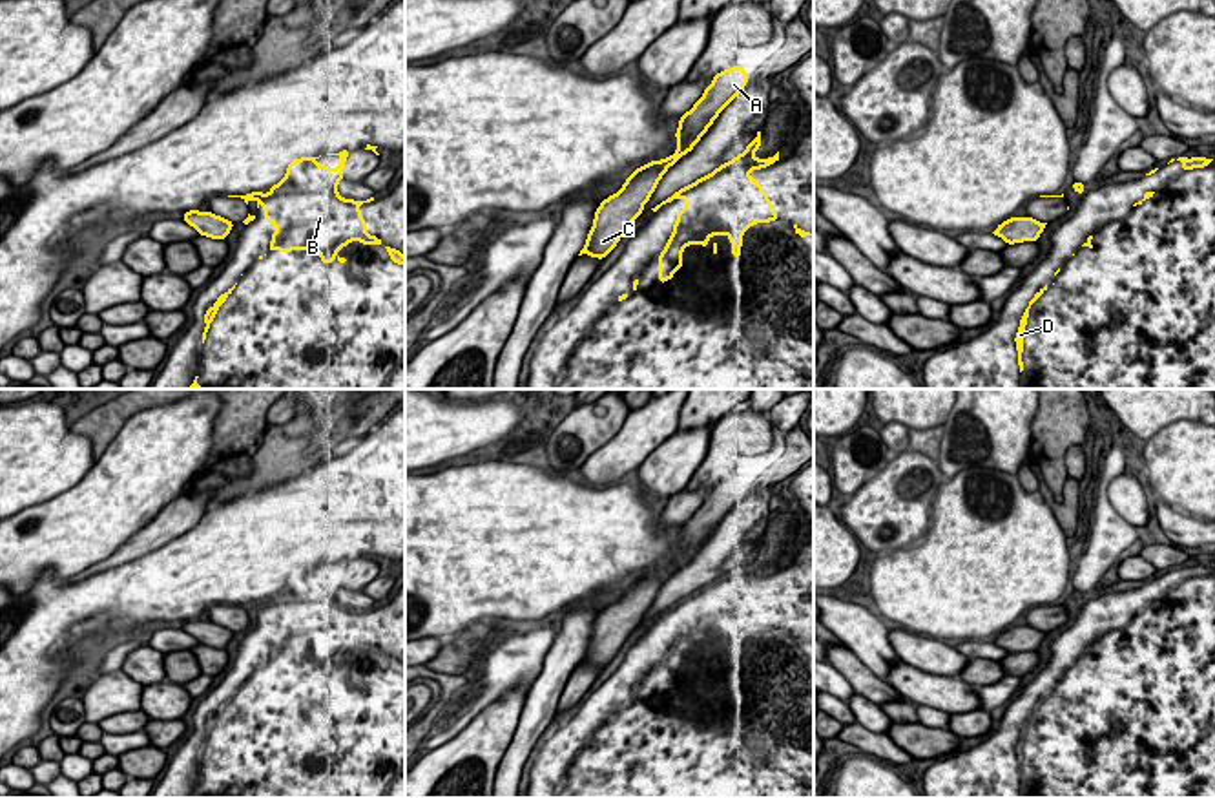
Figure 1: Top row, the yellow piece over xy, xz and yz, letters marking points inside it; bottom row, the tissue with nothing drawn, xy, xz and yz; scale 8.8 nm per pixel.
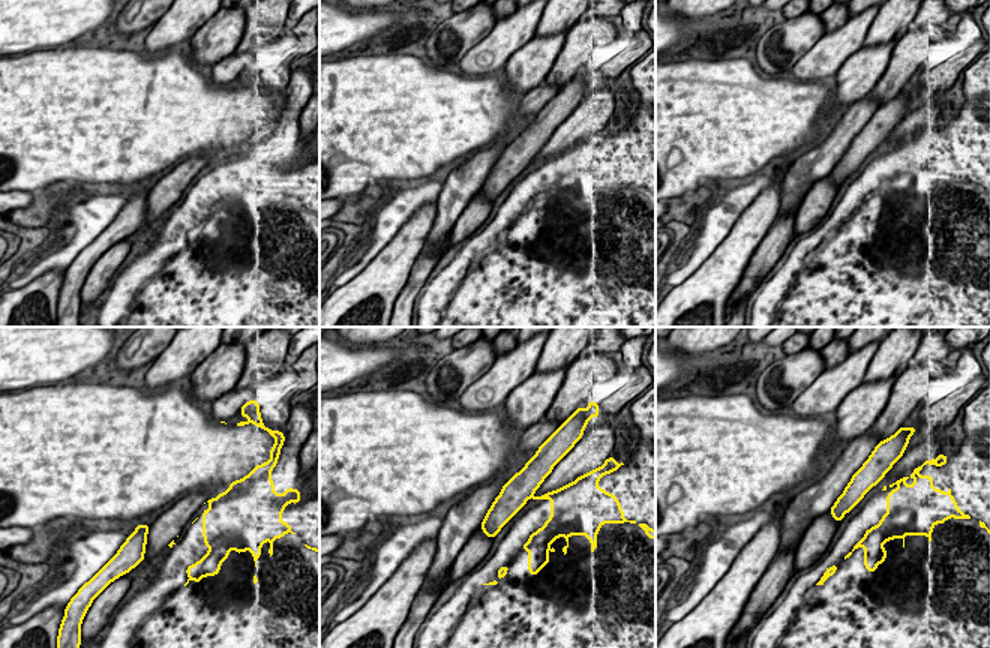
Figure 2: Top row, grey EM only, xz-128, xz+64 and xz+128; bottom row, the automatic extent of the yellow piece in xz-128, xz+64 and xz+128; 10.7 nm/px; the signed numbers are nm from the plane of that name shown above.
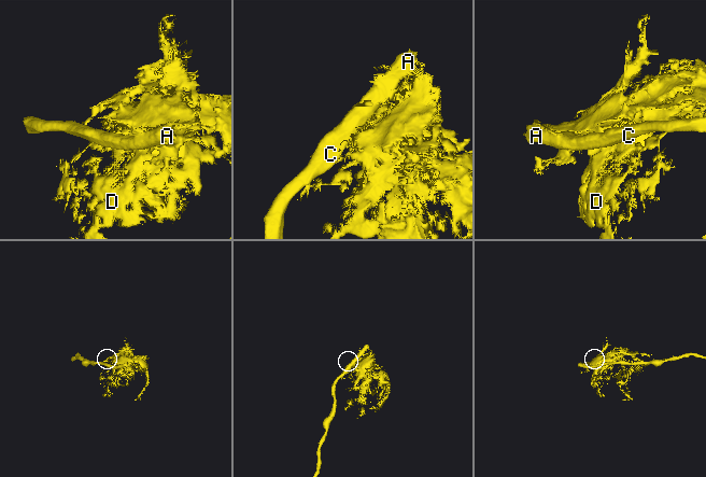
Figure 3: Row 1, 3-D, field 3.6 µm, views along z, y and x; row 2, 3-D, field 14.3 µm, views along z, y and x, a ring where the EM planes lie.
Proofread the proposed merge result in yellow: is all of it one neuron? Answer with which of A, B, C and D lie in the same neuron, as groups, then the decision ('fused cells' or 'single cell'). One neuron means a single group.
A C / B D | fused cells

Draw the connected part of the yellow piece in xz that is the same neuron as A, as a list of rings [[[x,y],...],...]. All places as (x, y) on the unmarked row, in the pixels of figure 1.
[[[733,475],[713,486],[702,506],[679,528],[675,548],[680,551],[680,557],[666,568],[635,577],[622,597],[600,612],[578,665],[608,667],[642,621],[662,584],[684,564],[684,553],[702,546],[719,522],[746,497],[746,491],[746,478],[741,475]]]

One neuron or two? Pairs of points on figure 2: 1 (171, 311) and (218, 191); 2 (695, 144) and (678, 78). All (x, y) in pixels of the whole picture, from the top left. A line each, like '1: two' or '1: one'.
1: one
2: one

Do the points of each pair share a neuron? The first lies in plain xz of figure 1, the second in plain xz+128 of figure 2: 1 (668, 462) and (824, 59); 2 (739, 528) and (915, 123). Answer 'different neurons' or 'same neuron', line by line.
1: different neurons
2: same neuron

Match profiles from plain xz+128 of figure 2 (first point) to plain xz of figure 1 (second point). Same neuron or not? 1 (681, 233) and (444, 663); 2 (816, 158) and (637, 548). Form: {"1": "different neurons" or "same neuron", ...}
{"1": "different neurons", "2": "different neurons"}

